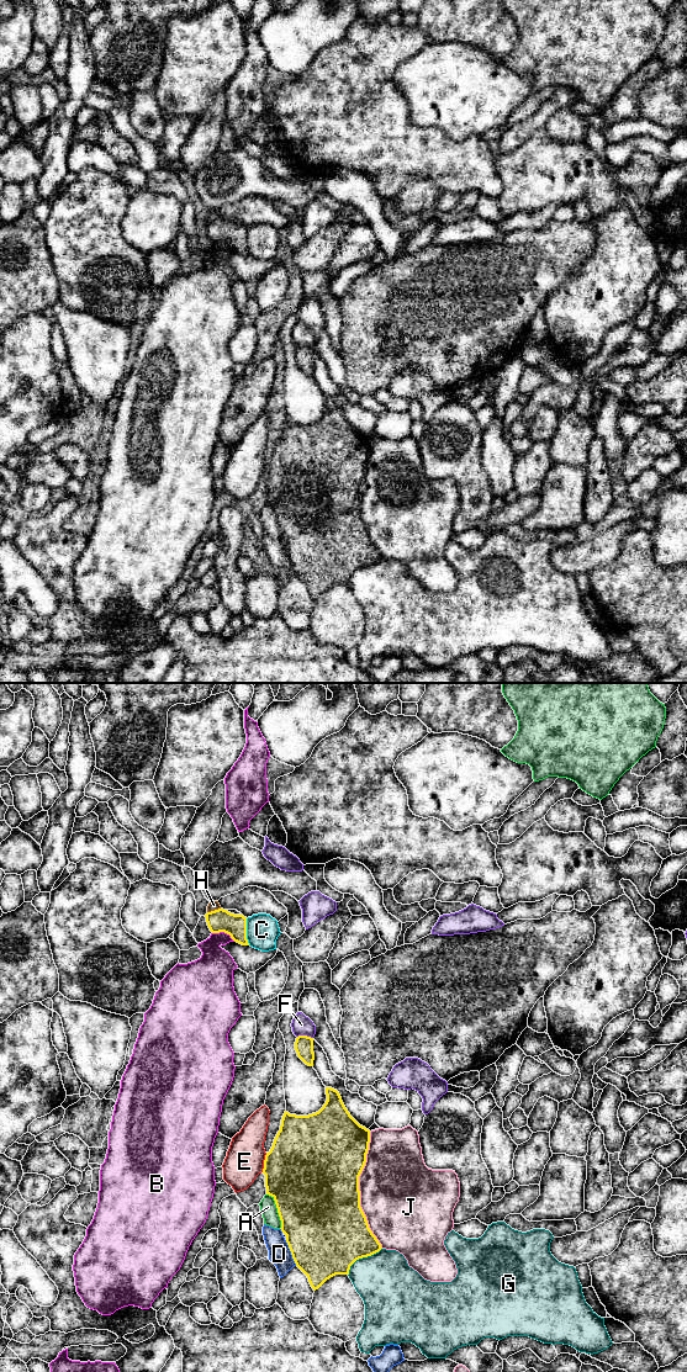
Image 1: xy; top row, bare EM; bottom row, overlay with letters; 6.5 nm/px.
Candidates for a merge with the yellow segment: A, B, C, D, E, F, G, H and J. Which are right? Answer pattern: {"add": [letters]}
{"add": ["H"]}

